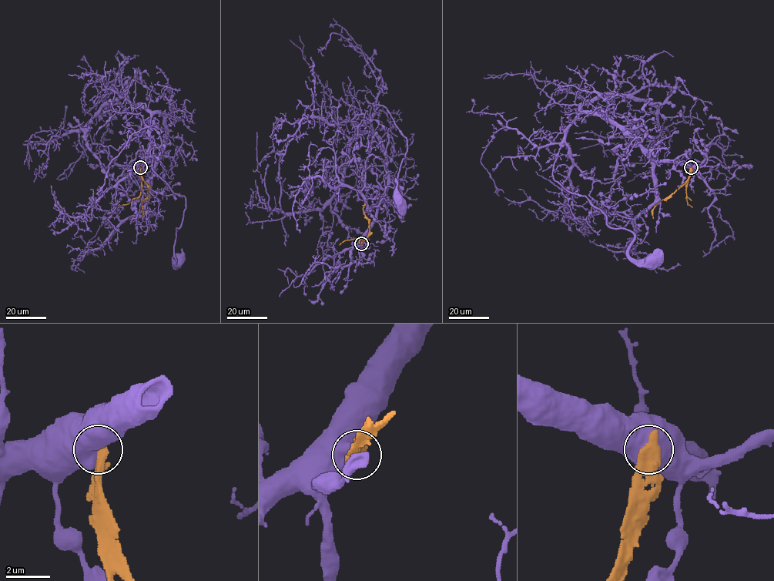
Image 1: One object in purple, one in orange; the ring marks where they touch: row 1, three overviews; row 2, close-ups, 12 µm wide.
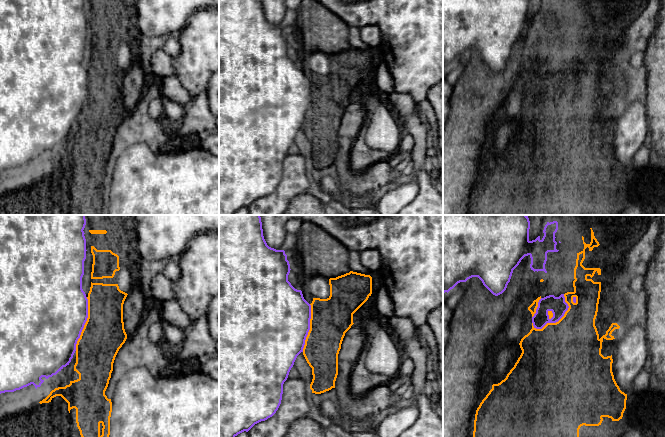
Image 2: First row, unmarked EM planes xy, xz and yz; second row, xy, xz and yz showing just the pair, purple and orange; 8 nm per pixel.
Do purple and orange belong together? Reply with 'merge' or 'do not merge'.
do not merge

